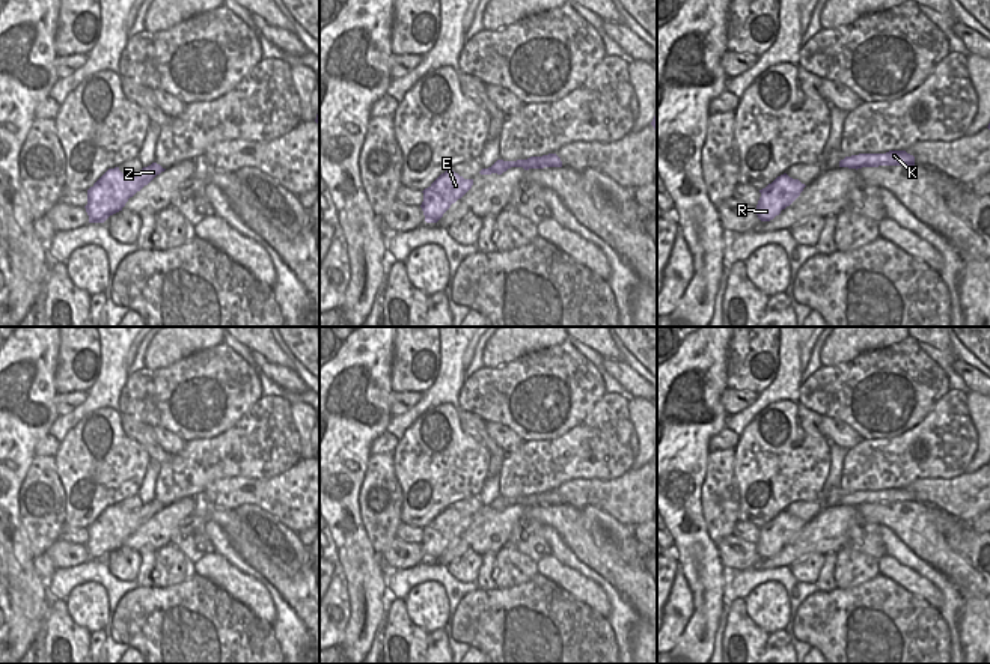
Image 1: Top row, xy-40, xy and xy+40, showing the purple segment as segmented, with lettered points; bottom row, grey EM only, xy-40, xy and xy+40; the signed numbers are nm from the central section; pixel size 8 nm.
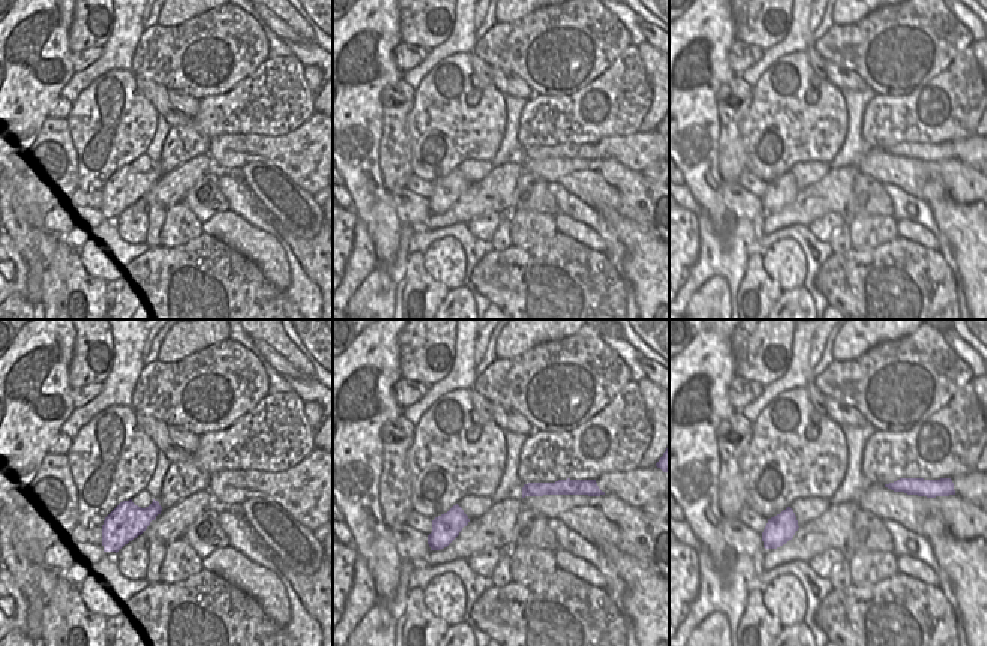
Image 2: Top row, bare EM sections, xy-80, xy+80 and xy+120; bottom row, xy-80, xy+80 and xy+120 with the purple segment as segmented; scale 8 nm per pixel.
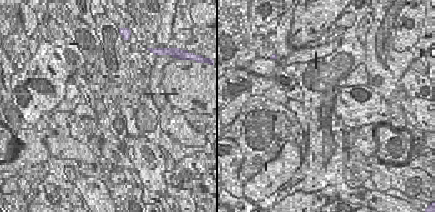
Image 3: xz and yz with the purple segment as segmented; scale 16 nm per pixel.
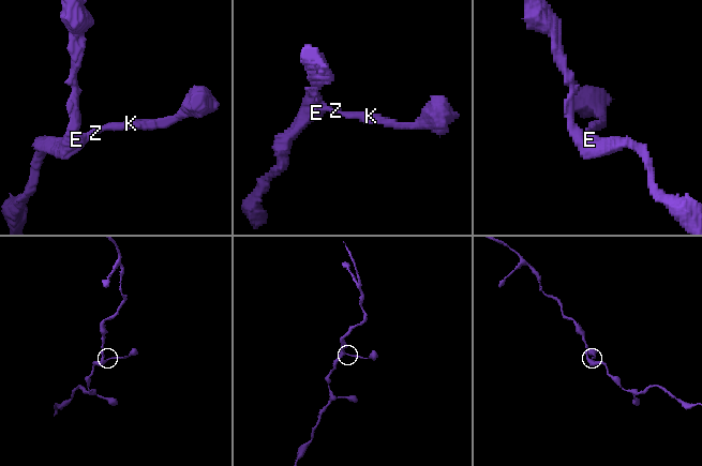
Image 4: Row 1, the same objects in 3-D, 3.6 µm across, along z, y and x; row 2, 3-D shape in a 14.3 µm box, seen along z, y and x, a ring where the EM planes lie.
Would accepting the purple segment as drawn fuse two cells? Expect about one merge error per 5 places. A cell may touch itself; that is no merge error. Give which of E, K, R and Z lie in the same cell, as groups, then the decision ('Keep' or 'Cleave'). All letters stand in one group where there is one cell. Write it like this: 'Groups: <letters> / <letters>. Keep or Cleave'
Groups: E K R Z. Keep

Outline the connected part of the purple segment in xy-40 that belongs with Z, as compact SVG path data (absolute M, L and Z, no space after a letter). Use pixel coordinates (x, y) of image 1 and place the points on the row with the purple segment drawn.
M152 163L137 173L122 173L119 167L108 169L89 190L86 212L89 223L104 223L110 215L122 211L130 197L164 172Z

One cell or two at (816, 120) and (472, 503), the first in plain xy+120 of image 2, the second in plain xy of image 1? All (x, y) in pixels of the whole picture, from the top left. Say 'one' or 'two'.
two

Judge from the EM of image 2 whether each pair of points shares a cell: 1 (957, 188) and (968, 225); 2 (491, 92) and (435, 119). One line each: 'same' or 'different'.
1: different
2: same

